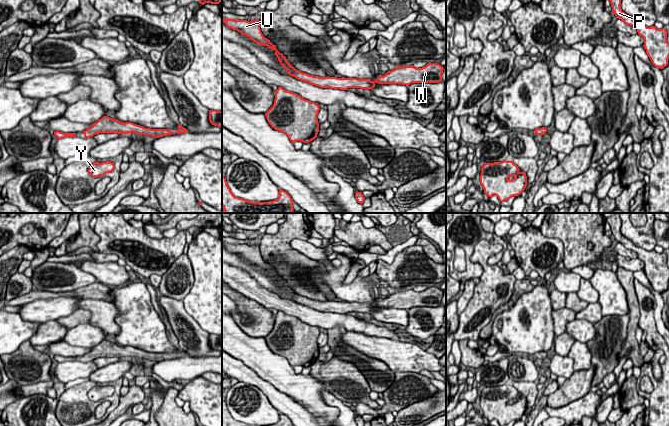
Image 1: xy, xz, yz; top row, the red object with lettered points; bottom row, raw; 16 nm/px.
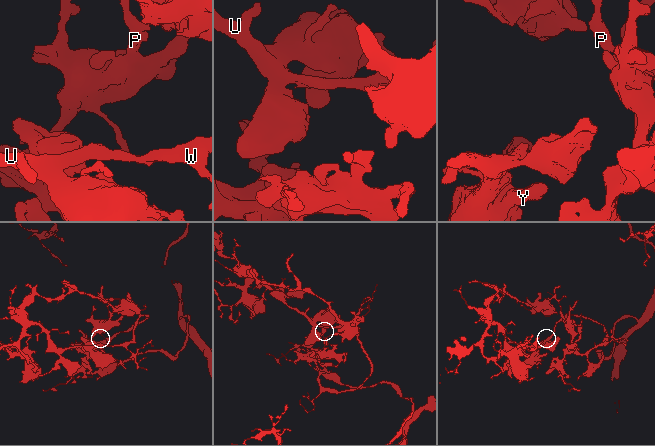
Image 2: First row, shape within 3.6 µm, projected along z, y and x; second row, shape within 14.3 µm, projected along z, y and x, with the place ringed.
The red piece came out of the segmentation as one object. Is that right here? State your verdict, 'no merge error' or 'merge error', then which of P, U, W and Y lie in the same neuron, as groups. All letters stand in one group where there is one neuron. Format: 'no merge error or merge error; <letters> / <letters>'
no merge error; P U W Y

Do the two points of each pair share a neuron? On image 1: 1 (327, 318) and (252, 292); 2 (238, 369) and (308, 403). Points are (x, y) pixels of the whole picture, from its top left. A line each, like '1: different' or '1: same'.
1: same
2: different

